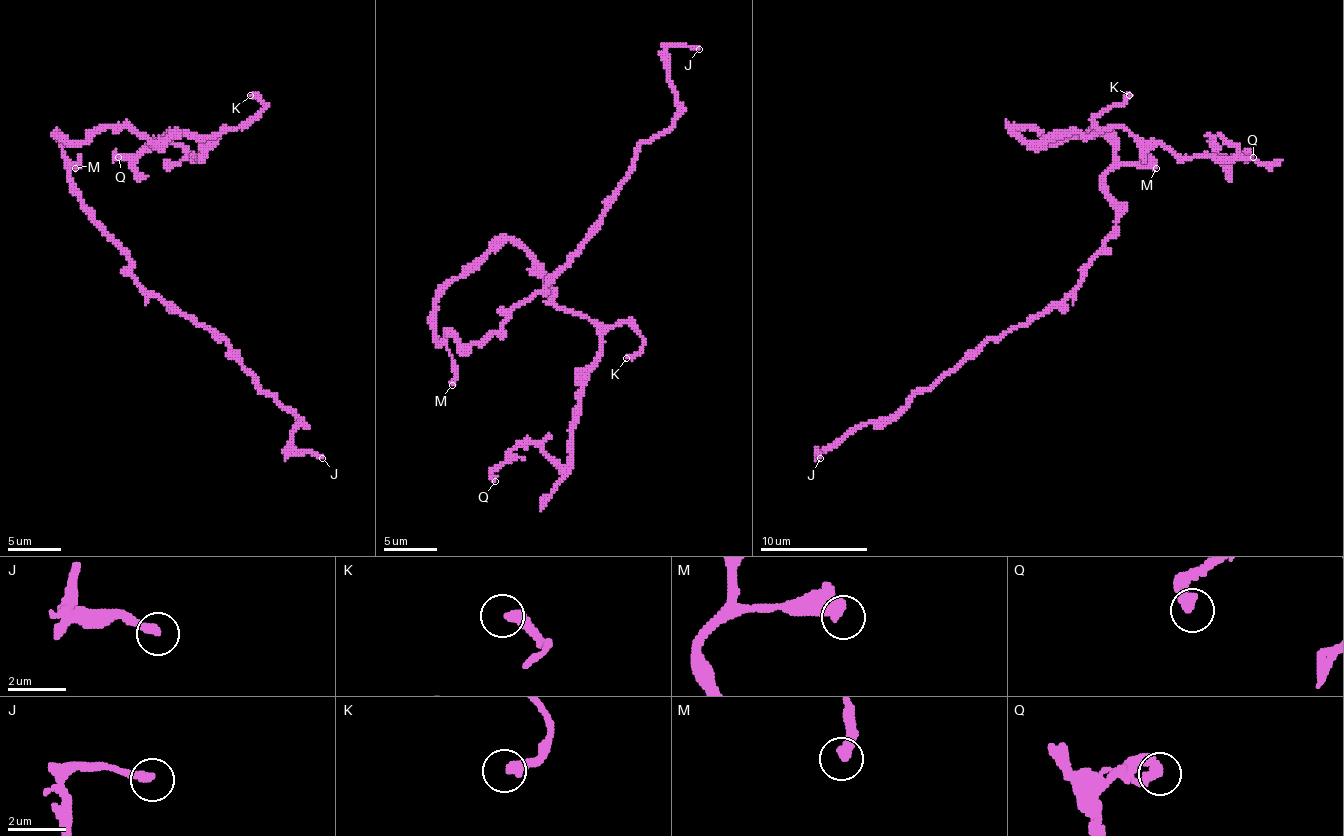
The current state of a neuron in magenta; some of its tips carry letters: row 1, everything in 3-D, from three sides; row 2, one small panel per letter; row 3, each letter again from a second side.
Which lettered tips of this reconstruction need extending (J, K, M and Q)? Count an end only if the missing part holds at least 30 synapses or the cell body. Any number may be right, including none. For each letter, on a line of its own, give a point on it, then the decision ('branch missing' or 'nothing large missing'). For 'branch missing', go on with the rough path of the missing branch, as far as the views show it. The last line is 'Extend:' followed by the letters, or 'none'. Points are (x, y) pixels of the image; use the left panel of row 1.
J: place (322, 458); nothing large missing
K: place (250, 95); branch missing; course (250, 95), (228, 84), (226, 87), (250, 87), (282, 44)
M: place (75, 168); nothing large missing
Q: place (118, 157); nothing large missing
Extend: K

